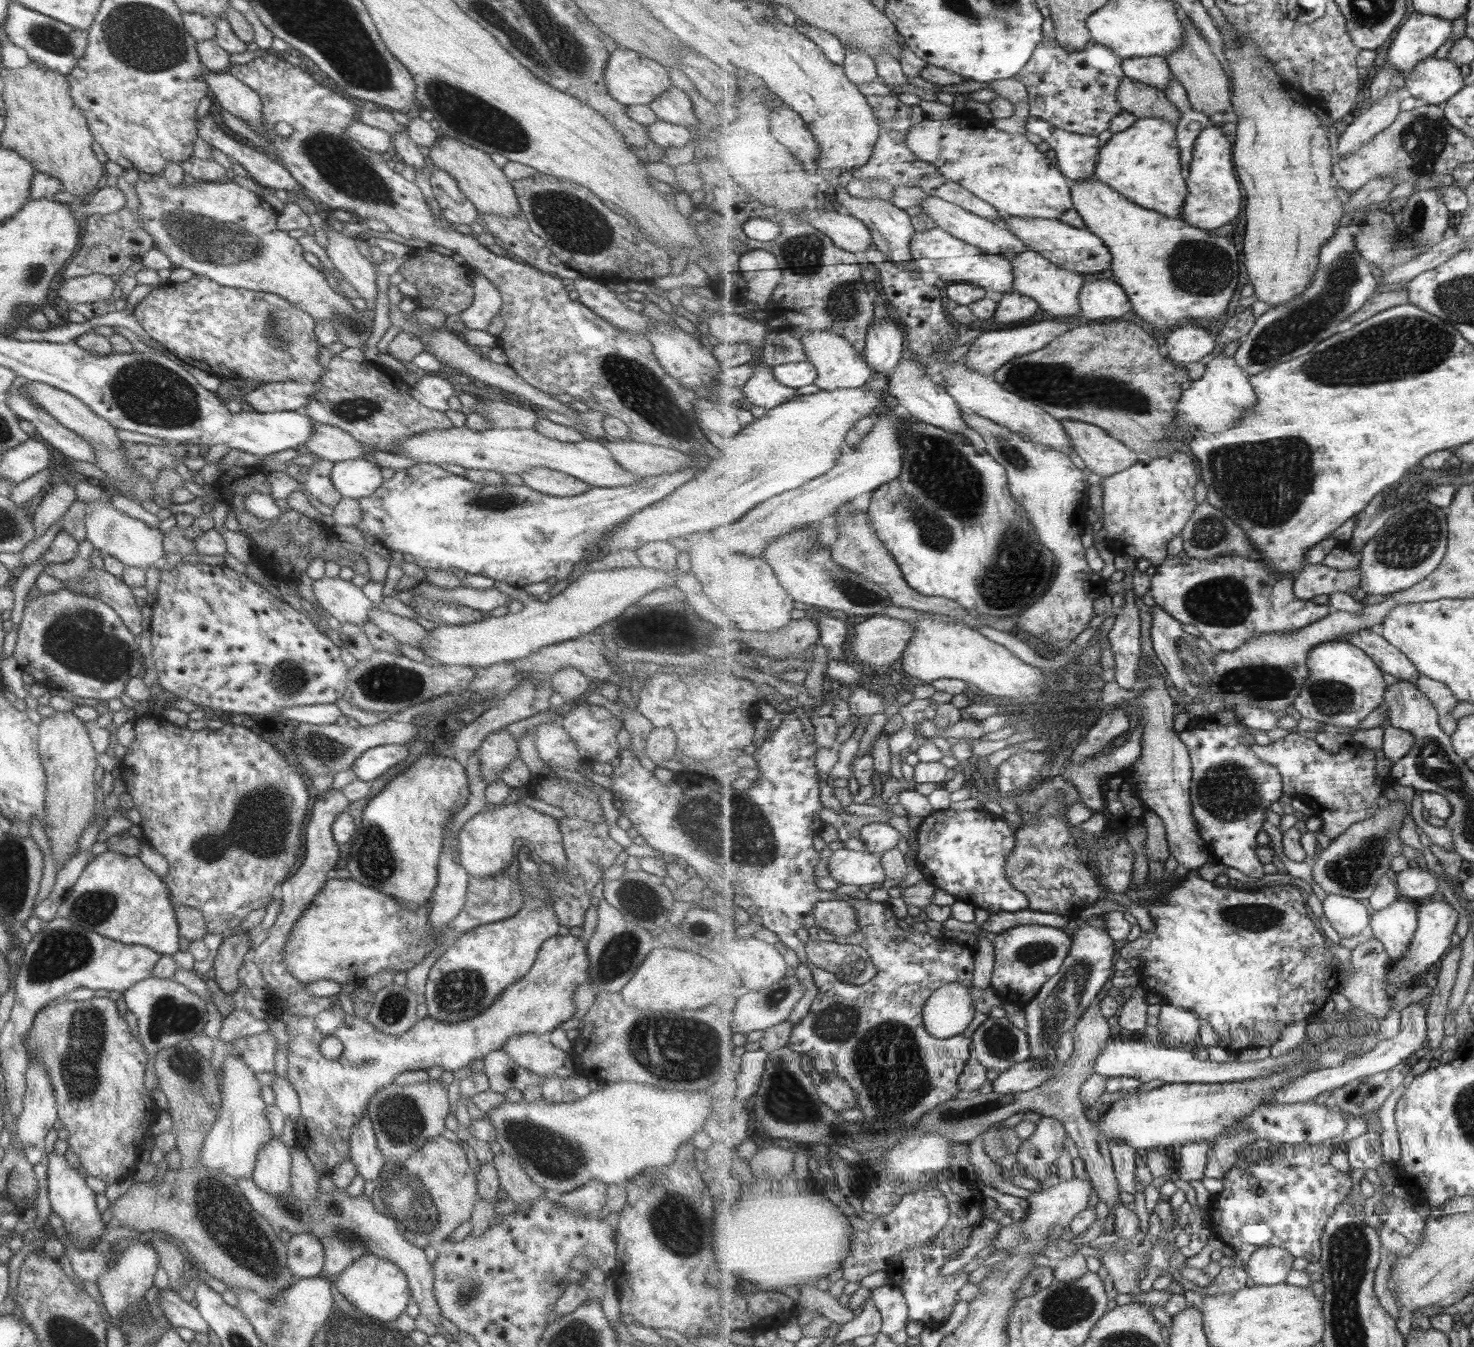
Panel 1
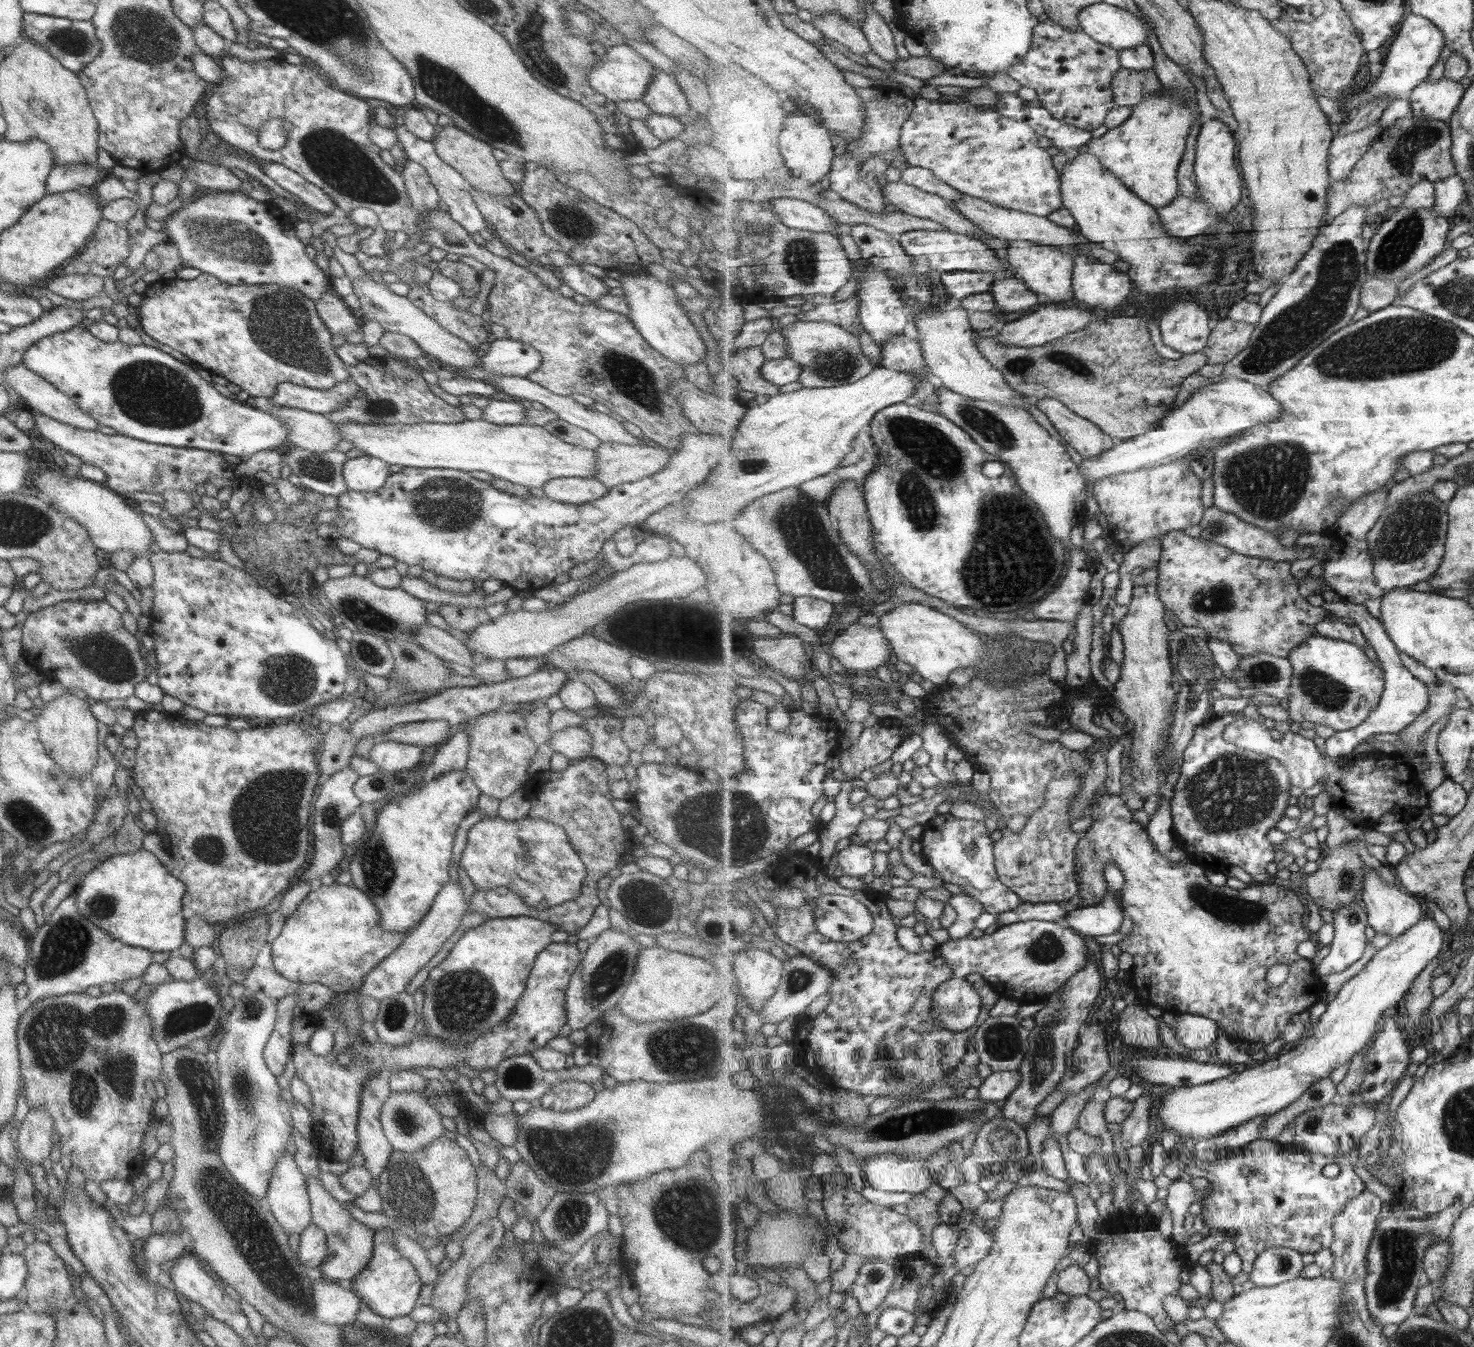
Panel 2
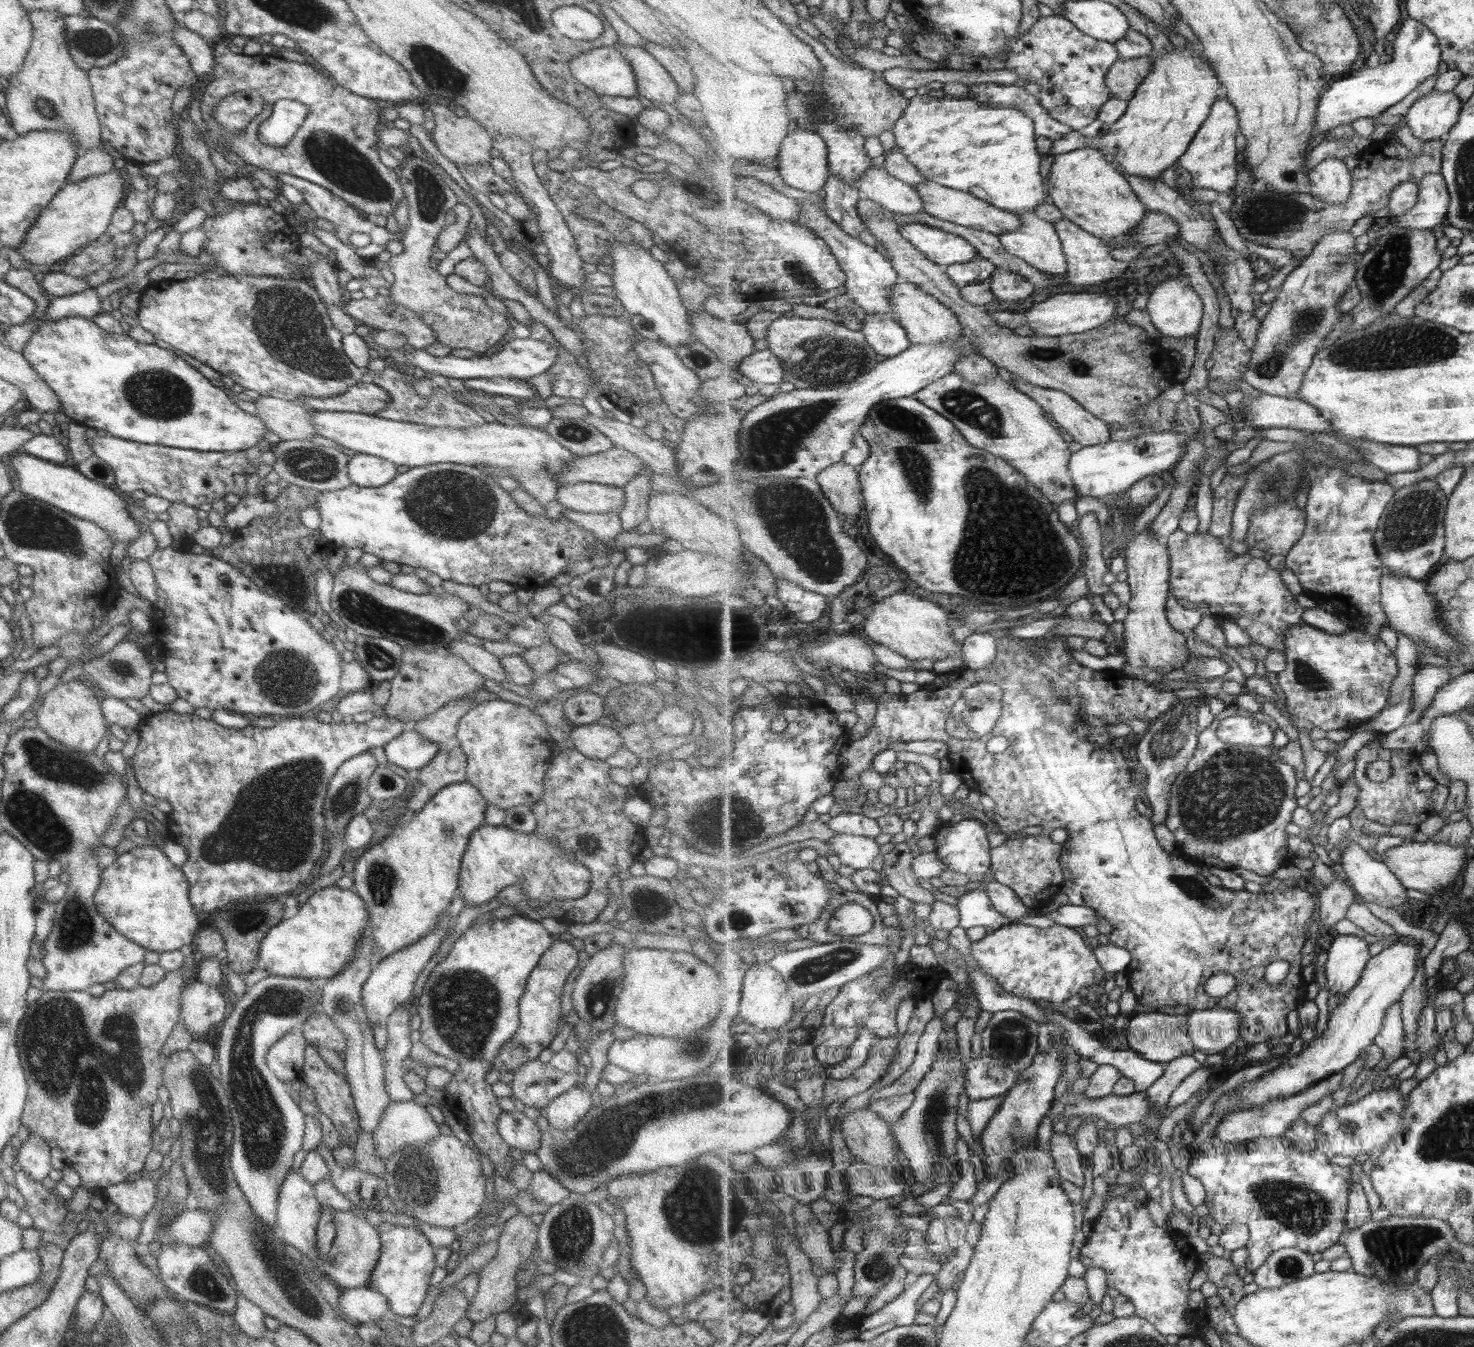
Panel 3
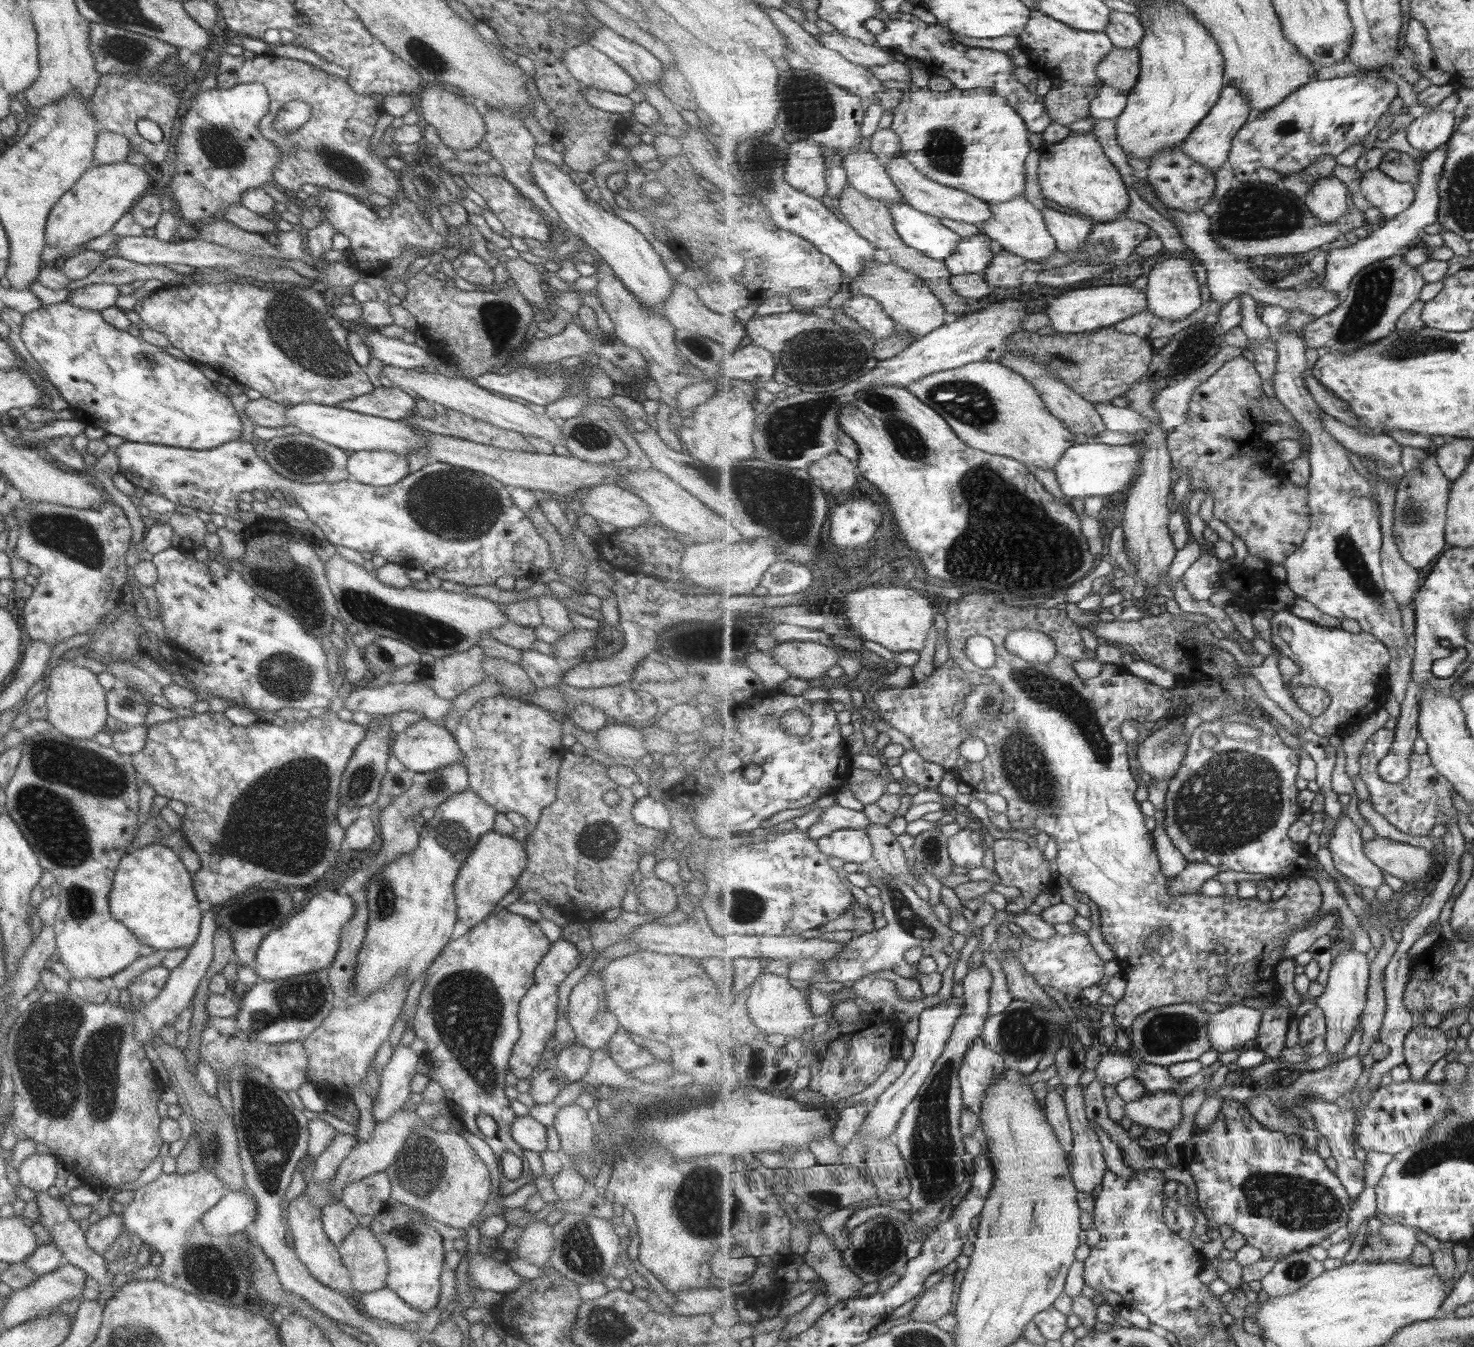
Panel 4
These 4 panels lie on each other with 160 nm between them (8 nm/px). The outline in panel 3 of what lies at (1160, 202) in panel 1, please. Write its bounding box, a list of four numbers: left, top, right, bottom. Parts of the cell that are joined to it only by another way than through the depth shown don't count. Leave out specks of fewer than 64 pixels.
[1049,43,1223,179]

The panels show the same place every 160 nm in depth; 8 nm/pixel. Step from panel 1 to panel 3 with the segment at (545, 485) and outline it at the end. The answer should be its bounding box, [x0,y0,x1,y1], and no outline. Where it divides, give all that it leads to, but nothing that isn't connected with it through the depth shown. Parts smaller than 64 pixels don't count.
[555,482,624,514]

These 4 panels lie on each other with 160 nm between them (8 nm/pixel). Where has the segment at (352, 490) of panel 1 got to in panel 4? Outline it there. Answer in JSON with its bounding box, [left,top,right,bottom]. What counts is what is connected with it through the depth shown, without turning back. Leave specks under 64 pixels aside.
[347,451,410,487]

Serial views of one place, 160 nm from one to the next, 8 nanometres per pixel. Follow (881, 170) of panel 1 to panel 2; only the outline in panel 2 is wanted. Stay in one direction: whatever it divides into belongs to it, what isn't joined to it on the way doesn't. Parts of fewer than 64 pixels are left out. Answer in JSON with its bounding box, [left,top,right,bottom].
[847,86,916,170]

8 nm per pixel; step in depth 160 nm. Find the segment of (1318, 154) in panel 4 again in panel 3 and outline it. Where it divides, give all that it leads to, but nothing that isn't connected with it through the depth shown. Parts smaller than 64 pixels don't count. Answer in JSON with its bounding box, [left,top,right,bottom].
[1315,17,1442,136]

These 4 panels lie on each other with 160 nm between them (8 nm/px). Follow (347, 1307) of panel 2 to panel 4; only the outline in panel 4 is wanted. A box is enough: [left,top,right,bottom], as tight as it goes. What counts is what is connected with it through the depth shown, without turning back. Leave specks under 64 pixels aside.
[356,1287,424,1326]

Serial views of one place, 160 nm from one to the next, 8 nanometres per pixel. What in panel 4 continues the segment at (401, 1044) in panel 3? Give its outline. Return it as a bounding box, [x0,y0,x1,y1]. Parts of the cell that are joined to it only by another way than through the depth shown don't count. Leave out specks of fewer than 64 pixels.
[372,1046,418,1123]

